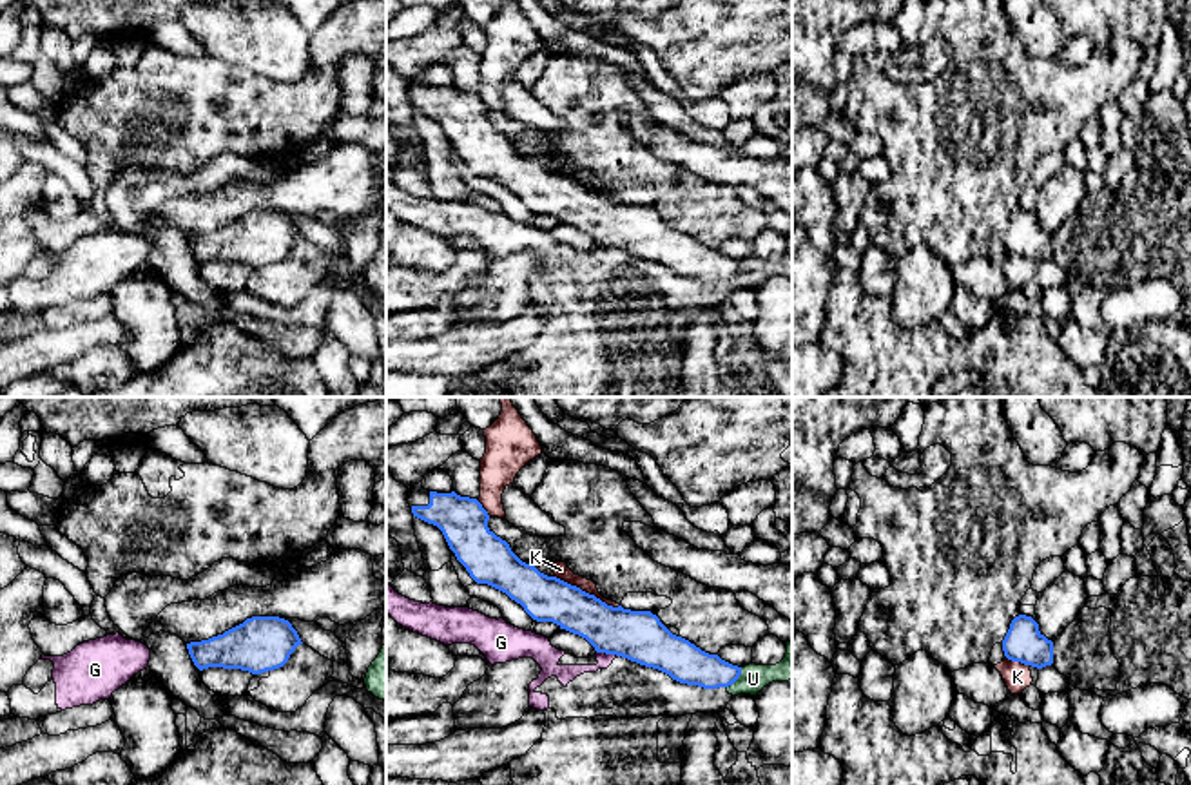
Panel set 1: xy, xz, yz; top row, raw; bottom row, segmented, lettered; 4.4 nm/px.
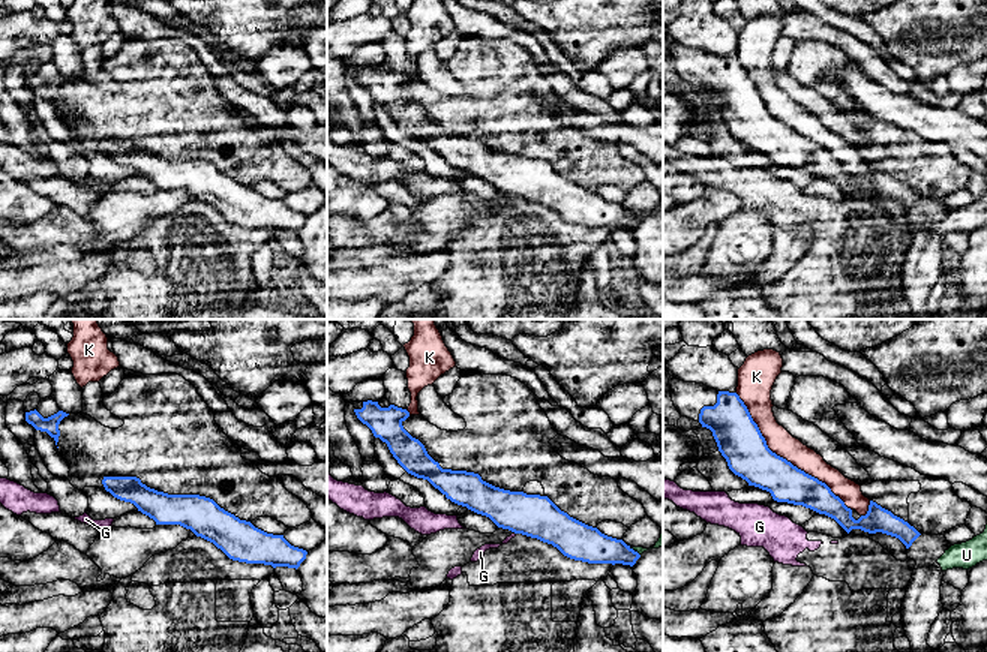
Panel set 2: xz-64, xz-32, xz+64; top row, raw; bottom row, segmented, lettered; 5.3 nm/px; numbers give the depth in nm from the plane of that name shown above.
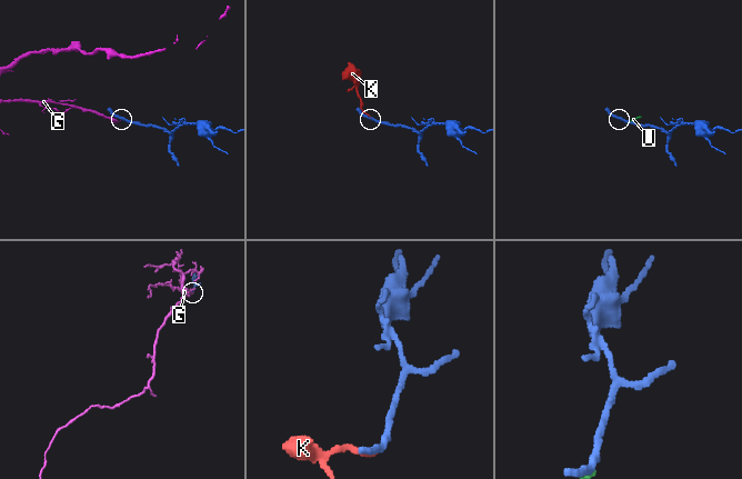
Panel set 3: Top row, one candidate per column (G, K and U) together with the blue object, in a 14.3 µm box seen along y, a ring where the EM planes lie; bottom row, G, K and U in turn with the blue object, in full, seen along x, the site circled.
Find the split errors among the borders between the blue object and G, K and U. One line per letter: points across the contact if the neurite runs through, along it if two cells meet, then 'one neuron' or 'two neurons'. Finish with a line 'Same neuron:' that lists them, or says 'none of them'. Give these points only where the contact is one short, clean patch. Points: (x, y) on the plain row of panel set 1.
G: along xz (597, 245), (617, 251) | two neurons
K: two neurons
U: along xz (742, 261), (742, 267), (727, 281) | two neurons
Same neuron: none of them

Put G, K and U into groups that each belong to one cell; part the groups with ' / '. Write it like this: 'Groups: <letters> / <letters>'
Groups: G U / K

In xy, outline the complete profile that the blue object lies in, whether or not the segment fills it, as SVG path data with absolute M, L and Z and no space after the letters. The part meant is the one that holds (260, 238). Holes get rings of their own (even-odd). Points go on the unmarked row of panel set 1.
M252 210L223 228L190 236L187 243L199 265L223 261L261 268L283 261L301 237L288 214Z

